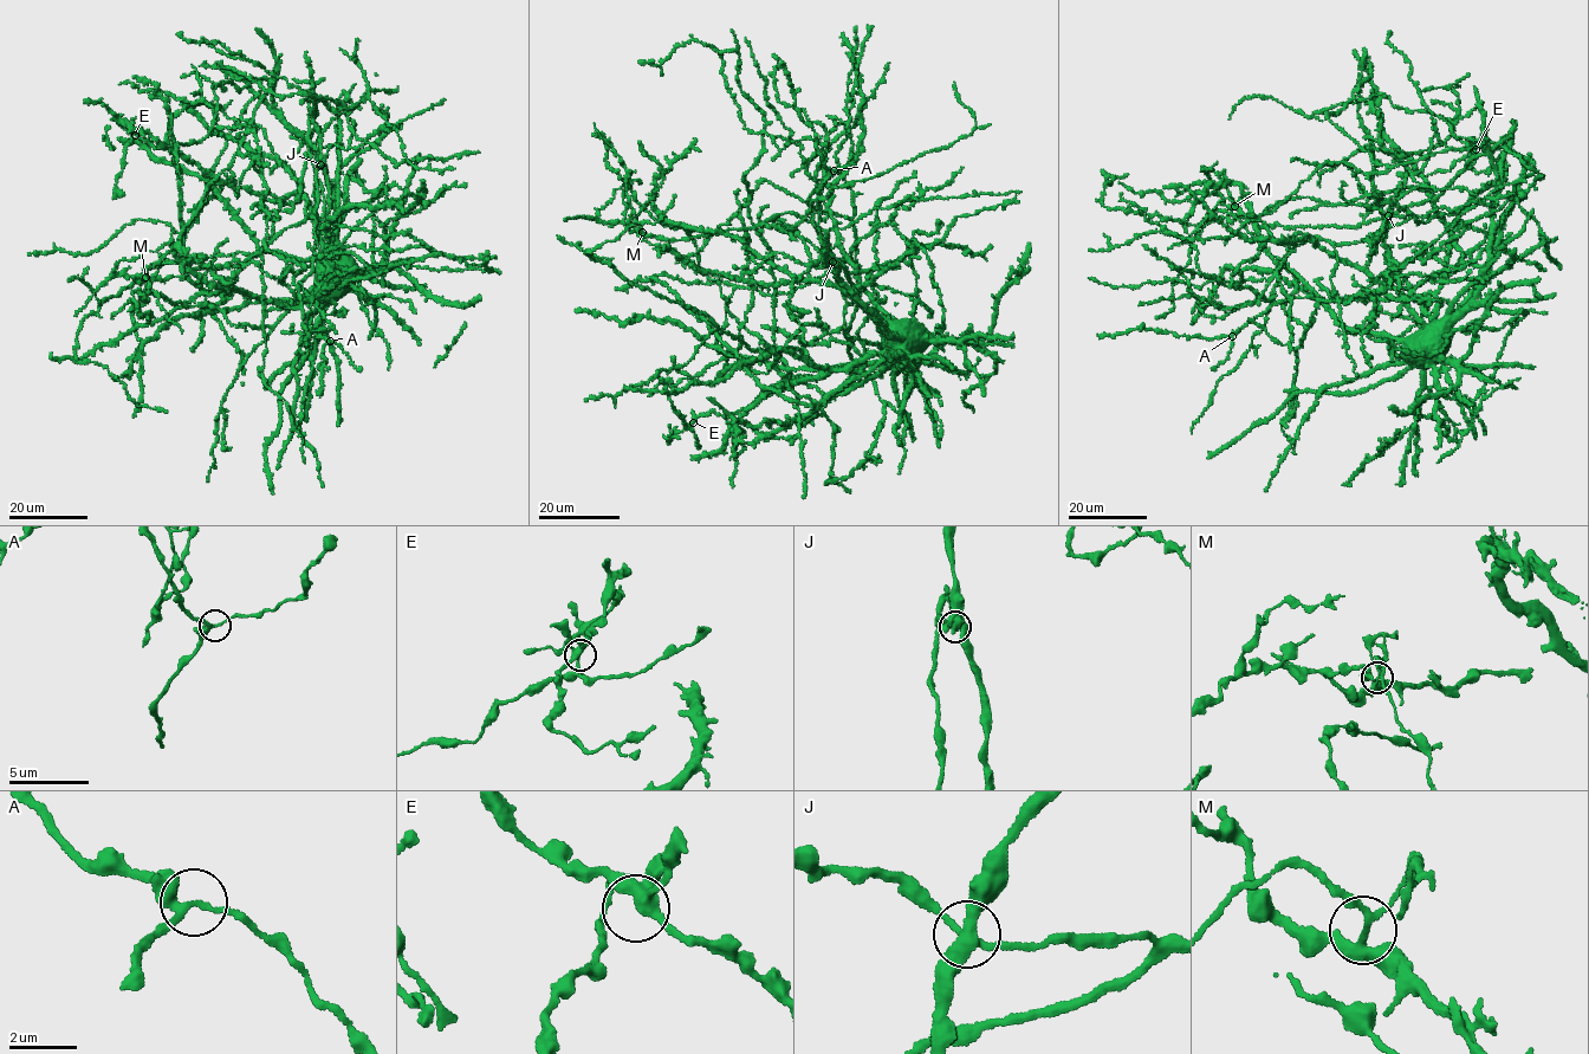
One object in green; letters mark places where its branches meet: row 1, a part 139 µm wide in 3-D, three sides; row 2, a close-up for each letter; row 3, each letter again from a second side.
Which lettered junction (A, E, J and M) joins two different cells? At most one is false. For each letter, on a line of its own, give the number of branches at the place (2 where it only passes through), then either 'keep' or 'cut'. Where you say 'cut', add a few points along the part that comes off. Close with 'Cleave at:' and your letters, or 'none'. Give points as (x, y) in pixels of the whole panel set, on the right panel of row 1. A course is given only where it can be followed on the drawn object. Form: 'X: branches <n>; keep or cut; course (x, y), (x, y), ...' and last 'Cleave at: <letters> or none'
A: branches 3; keep
E: branches 4; keep
J: branches 4; keep
M: branches 4; cut; course (1236, 206), (1228, 199), (1221, 200), (1184, 243), (1168, 249)
Cleave at: M

